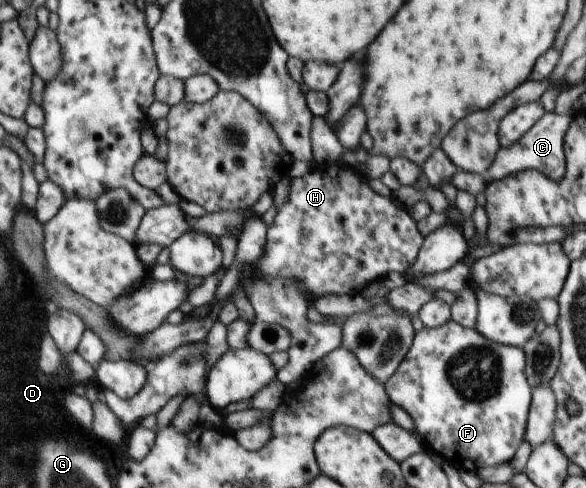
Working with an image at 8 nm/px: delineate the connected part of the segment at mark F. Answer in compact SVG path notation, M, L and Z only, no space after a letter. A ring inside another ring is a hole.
M451 320L437 328L423 327L414 334L405 358L385 382L391 403L404 408L413 418L424 451L435 452L457 470L476 472L481 468L509 463L525 440L527 412L533 390L525 378L523 349L499 344Z

